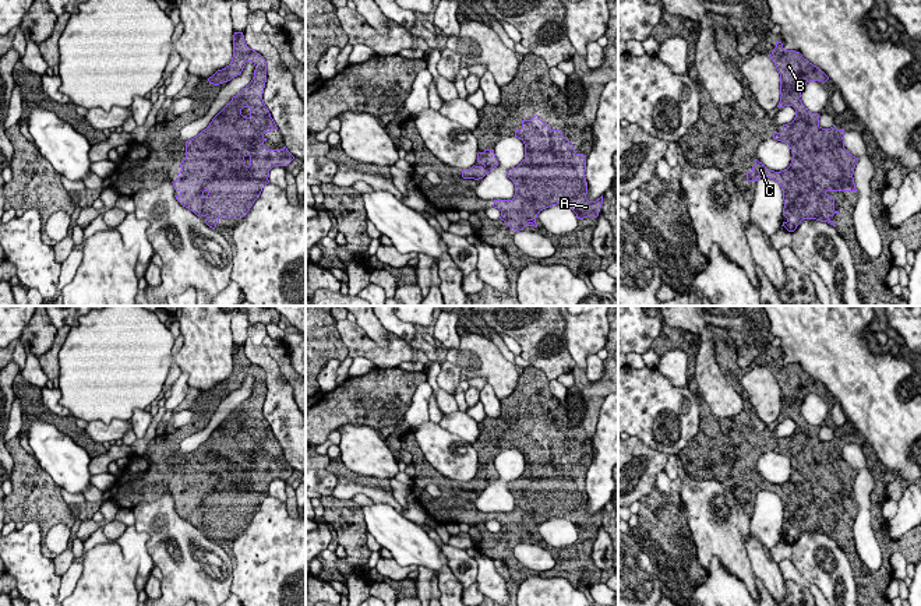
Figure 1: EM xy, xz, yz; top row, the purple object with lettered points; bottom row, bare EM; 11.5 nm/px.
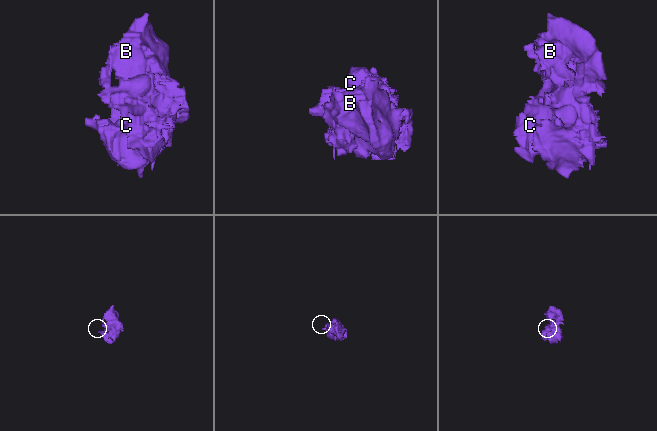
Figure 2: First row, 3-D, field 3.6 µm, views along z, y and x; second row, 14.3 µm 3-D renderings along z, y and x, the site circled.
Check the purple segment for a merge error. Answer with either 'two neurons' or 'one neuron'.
one neuron

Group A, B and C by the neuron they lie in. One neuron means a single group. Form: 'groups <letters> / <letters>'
groups A B C

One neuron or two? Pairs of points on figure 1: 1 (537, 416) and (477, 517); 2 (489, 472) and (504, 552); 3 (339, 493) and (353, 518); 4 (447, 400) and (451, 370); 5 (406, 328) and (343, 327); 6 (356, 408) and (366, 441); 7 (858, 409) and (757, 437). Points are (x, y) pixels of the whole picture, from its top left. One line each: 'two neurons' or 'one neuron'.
1: one neuron
2: one neuron
3: two neurons
4: two neurons
5: two neurons
6: two neurons
7: two neurons

